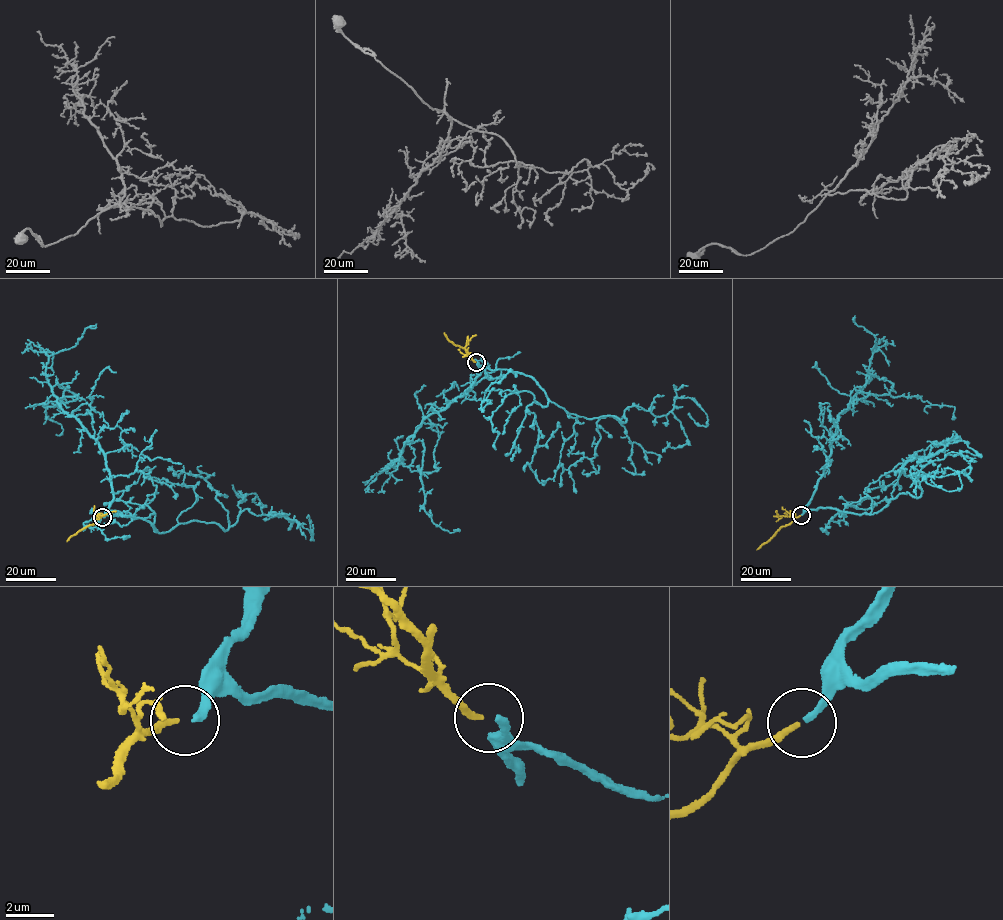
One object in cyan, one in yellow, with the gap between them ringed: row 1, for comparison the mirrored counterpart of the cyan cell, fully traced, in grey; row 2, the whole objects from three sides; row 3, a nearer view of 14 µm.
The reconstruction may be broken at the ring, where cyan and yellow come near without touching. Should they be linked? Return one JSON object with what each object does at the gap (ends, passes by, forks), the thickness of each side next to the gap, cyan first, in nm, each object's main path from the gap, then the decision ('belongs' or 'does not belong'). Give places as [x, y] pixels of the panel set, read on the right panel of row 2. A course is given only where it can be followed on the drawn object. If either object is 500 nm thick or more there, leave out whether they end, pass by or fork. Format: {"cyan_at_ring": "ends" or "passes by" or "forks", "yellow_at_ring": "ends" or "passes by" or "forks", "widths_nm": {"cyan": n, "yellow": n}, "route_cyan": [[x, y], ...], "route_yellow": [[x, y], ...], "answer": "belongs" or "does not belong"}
{"cyan_at_ring": "ends", "yellow_at_ring": "ends", "widths_nm": {"cyan": 280, "yellow": 240}, "route_cyan": [[801, 515], [869, 514], [900, 493], [920, 496], [912, 473], [959, 489], [945, 471]], "route_yellow": [[800, 515], [777, 530], [757, 550]], "answer": "belongs"}

